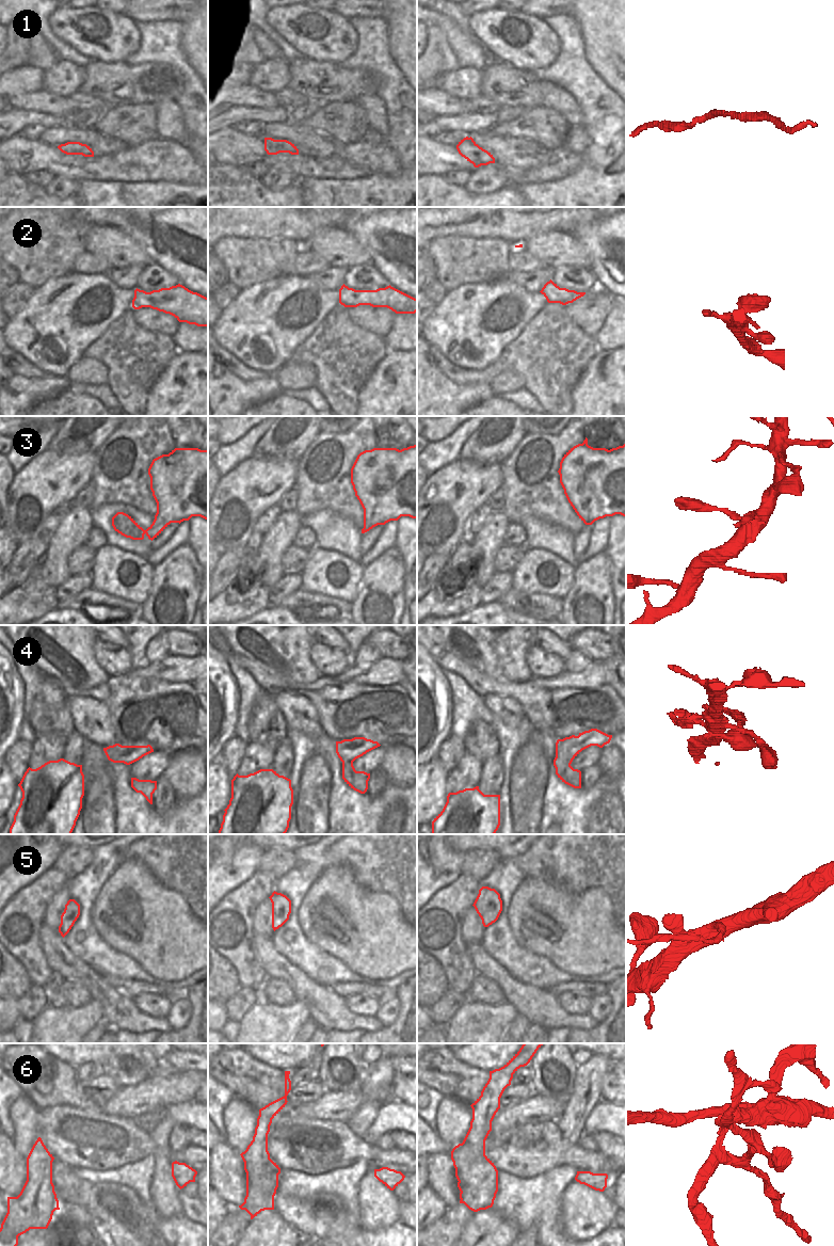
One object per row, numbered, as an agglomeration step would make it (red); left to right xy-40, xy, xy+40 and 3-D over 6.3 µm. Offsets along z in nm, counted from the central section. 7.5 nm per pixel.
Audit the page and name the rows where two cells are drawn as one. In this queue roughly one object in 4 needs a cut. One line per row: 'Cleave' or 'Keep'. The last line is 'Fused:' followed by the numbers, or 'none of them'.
1: Keep
2: Keep
3: Keep
4: Keep
5: Cleave
6: Cleave
Fused: 5, 6

